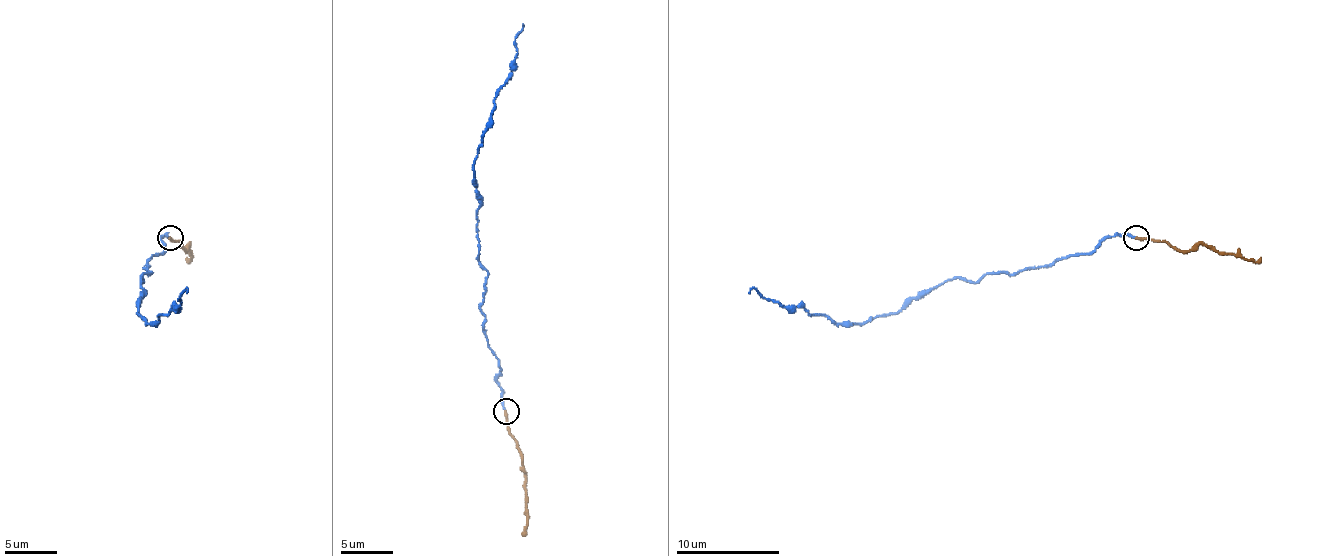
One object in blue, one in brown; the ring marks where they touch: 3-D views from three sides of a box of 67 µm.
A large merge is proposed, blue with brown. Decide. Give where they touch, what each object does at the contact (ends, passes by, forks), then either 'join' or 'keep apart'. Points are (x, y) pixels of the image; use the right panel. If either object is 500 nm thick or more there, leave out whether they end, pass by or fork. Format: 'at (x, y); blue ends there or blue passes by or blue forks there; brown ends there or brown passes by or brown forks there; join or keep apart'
at (1136, 237); blue ends there; brown ends there; keep apart

